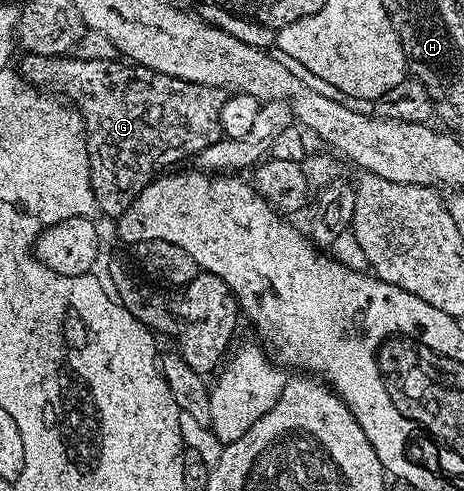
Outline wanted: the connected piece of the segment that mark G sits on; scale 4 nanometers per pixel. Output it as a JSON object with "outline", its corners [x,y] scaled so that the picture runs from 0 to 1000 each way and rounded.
{"outline":[[[65,108],[47,116],[52,120],[37,130],[37,143],[60,169],[103,189],[125,189],[142,198],[181,234],[196,375],[220,436],[241,442],[265,438],[269,426],[287,418],[304,385],[313,385],[345,352],[358,350],[366,332],[386,332],[401,316],[427,318],[435,301],[483,281],[472,244],[485,204],[483,179],[425,173],[416,165],[364,157],[356,149],[338,149],[280,124],[246,128],[239,120],[153,120],[162,116]]]}

